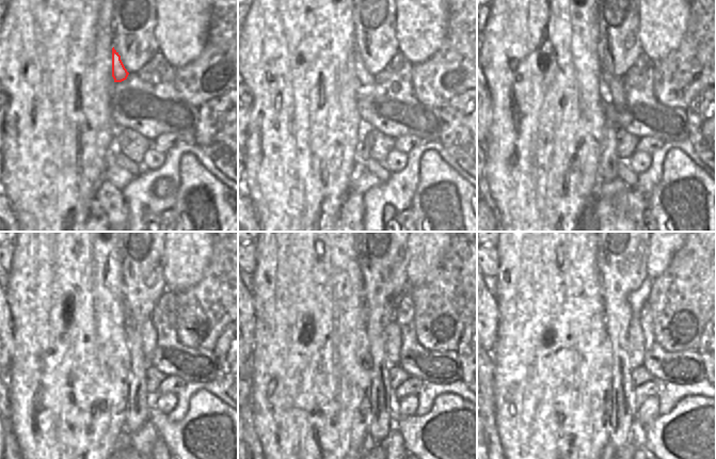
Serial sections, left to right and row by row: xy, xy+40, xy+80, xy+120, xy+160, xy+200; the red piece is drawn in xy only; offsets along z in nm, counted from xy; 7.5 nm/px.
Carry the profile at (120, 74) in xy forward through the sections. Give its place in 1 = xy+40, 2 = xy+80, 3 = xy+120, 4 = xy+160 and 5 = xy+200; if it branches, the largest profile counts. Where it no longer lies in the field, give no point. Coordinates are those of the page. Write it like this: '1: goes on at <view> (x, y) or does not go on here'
1: goes on at xy+40 (364, 76)
2: goes on at xy+80 (613, 93)
3: goes on at xy+120 (148, 331)
4: goes on at xy+160 (393, 338)
5: goes on at xy+200 (635, 338)

